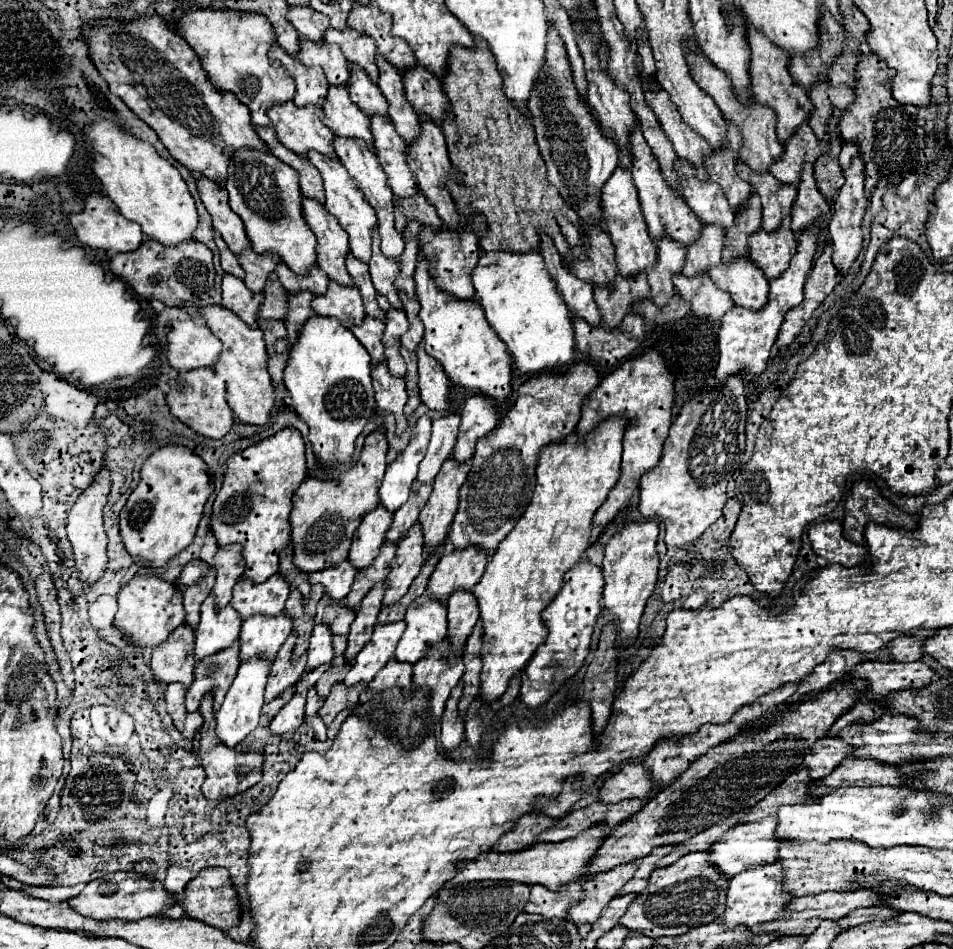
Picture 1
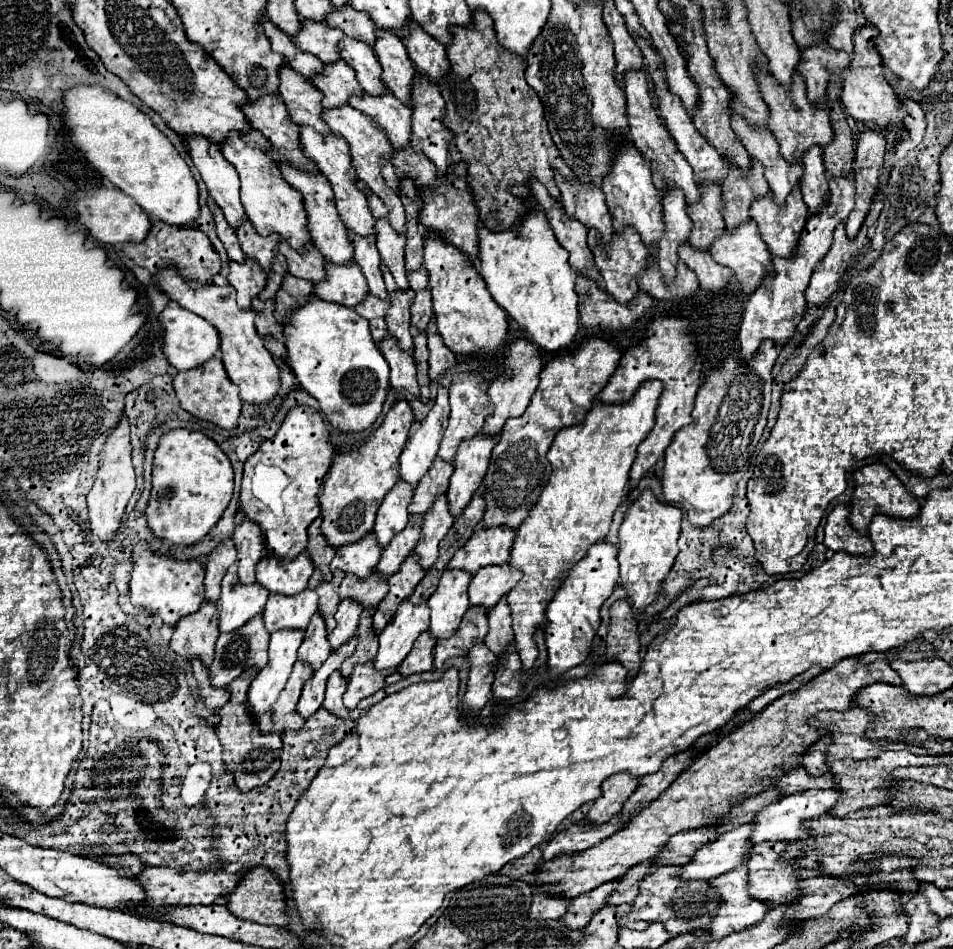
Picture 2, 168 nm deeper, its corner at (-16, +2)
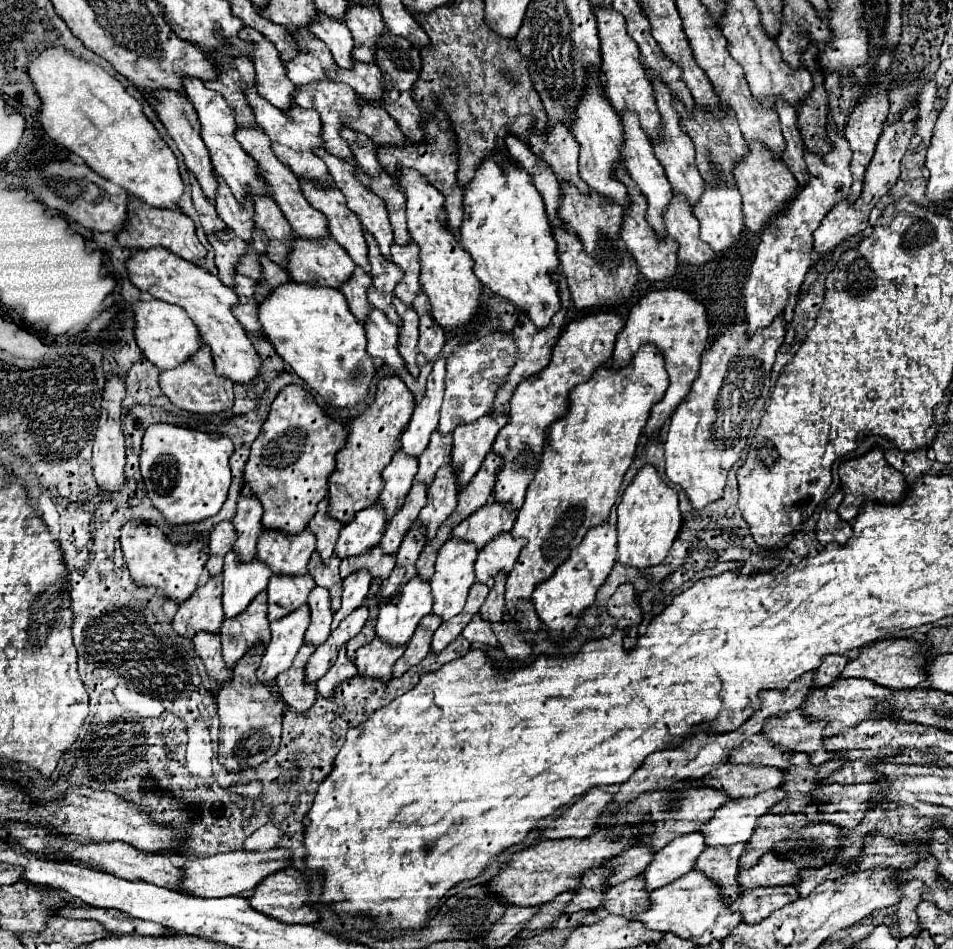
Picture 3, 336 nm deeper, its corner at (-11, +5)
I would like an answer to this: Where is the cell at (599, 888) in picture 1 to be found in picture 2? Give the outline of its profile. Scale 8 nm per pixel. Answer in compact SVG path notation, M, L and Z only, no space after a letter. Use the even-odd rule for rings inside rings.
M616 880L606 882L606 884L602 884L590 892L580 894L578 898L574 898L572 906L568 906L568 914L564 914L564 918L560 918L560 922L564 926L570 926L572 930L584 928L590 922L592 914L596 910L600 910L602 906L606 906L606 900L608 900L610 892L616 888L616 884L618 884Z

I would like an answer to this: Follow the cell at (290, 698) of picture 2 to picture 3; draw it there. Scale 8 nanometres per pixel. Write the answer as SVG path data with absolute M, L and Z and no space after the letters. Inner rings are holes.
M303 645L299 649L299 655L295 657L295 663L291 665L291 669L287 669L283 675L279 675L277 687L279 687L279 695L281 701L287 709L295 711L295 713L305 713L309 711L309 707L315 703L317 699L317 691L315 685L307 687L303 683L303 667L309 661L309 657L313 655L313 647L311 645Z

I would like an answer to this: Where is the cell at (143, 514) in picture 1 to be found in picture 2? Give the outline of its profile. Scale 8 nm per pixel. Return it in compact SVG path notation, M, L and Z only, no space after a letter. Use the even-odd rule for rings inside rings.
M168 430L160 436L154 452L152 494L146 508L152 532L172 544L194 544L220 520L234 494L234 472L220 446L196 430Z

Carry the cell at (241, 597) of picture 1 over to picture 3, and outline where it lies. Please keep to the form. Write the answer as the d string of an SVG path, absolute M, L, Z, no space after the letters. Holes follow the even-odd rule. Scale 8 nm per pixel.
M307 529L299 535L291 535L291 539L265 531L257 543L257 559L265 563L273 575L305 575L313 549L315 535Z

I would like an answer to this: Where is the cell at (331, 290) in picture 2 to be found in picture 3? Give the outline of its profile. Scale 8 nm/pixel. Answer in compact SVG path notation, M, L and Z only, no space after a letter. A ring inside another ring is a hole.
M295 235L289 275L295 283L339 287L351 279L355 271L353 259L333 237L325 241L307 241Z

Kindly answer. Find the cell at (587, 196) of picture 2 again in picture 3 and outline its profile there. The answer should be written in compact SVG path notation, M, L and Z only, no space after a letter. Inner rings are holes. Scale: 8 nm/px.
M555 127L555 131L549 131L547 141L533 135L531 151L551 167L559 183L571 183L581 193L591 193L589 185L579 177L579 143L569 131Z

